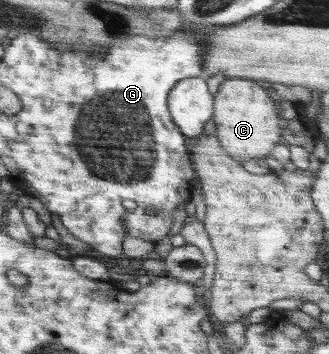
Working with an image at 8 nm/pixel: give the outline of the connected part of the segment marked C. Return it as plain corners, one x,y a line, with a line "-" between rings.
228,78
219,86
214,96
214,115
210,128
220,139
220,145
227,155
240,163
269,160
276,143
280,143
278,111
266,91
248,78

